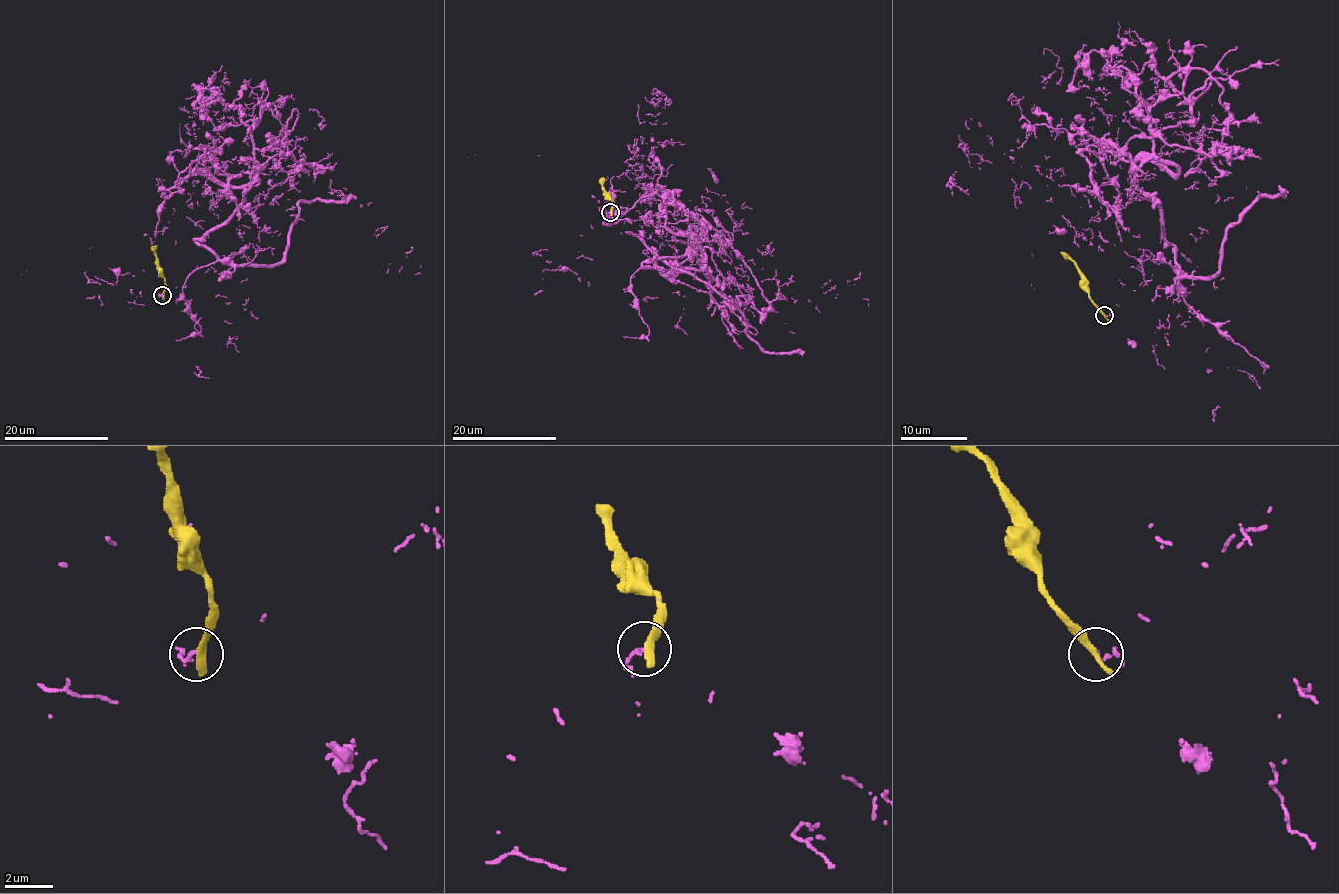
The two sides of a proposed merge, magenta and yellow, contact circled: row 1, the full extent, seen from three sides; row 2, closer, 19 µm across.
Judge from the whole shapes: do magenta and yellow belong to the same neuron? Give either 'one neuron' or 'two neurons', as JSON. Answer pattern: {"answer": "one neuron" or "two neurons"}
{"answer": "two neurons"}

